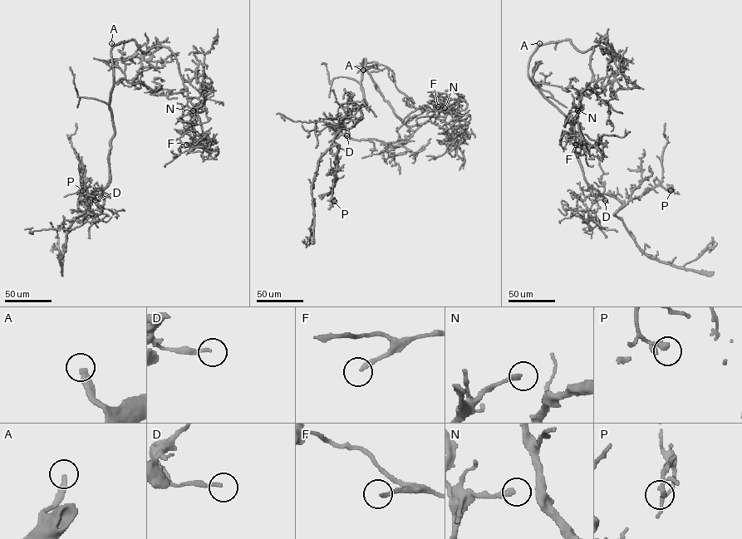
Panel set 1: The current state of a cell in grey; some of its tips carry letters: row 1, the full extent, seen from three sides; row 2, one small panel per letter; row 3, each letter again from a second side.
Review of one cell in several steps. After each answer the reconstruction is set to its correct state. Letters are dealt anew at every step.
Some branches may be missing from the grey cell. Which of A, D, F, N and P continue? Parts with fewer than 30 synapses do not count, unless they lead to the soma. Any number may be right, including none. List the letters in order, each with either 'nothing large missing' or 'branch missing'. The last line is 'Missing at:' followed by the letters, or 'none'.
A: branch missing
D: branch missing
F: nothing large missing
N: nothing large missing
P: nothing large missing
Missing at: A, D

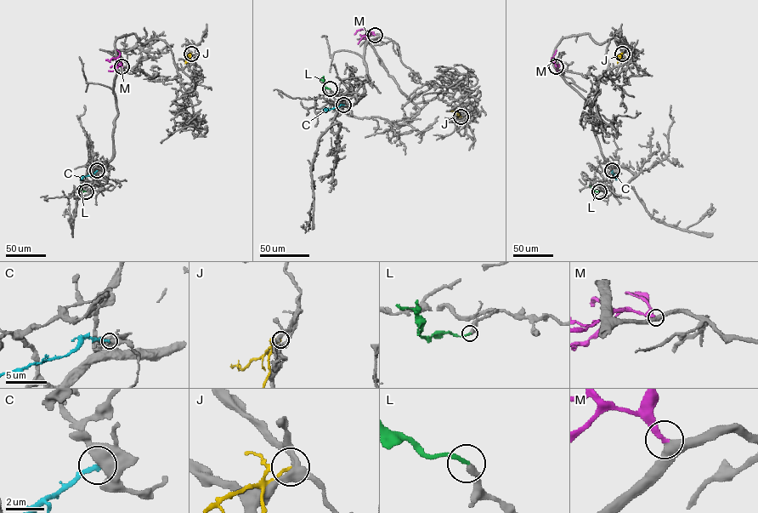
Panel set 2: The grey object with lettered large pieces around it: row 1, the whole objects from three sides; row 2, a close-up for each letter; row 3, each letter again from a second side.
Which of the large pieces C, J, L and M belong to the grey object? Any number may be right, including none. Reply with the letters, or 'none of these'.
L, M

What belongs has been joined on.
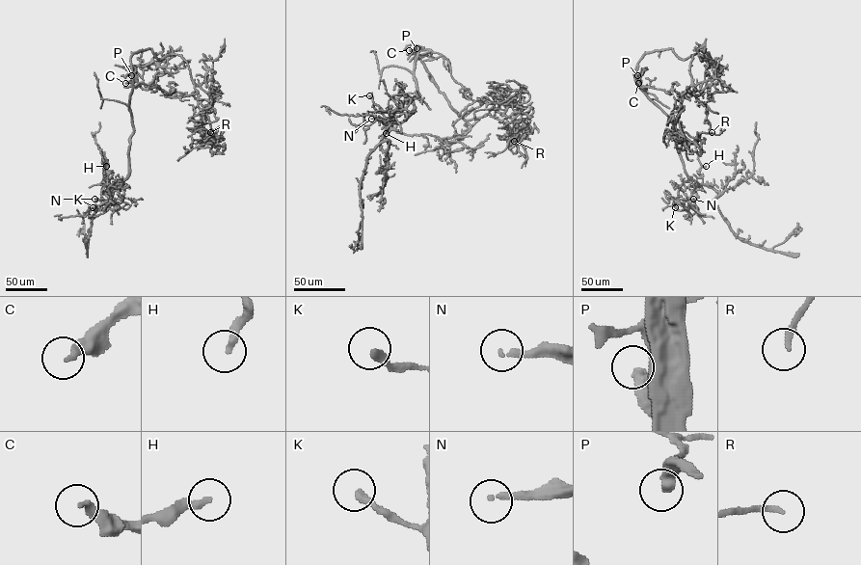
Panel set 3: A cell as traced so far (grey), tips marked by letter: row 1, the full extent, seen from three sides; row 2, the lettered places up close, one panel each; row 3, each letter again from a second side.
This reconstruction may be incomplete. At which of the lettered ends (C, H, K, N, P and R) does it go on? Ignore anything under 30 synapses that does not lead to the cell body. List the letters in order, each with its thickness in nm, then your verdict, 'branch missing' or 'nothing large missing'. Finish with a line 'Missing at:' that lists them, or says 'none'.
C: 280 nm | nothing large missing
H: 240 nm | branch missing
K: 280 nm | nothing large missing
N: 190 nm | branch missing
P: 280 nm | nothing large missing
R: 180 nm | branch missing
Missing at: H, N, R

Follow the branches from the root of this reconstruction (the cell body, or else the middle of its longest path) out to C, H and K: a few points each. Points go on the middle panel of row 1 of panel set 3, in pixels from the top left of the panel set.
C: (417, 56), (419, 51), (424, 50), (409, 50)
H: (417, 56), (414, 78), (419, 96), (413, 99), (412, 113), (387, 129), (387, 124), (386, 133)
K: (417, 56), (419, 96), (403, 121), (386, 127), (382, 121), (392, 113), (373, 112), (382, 109), (369, 95)

